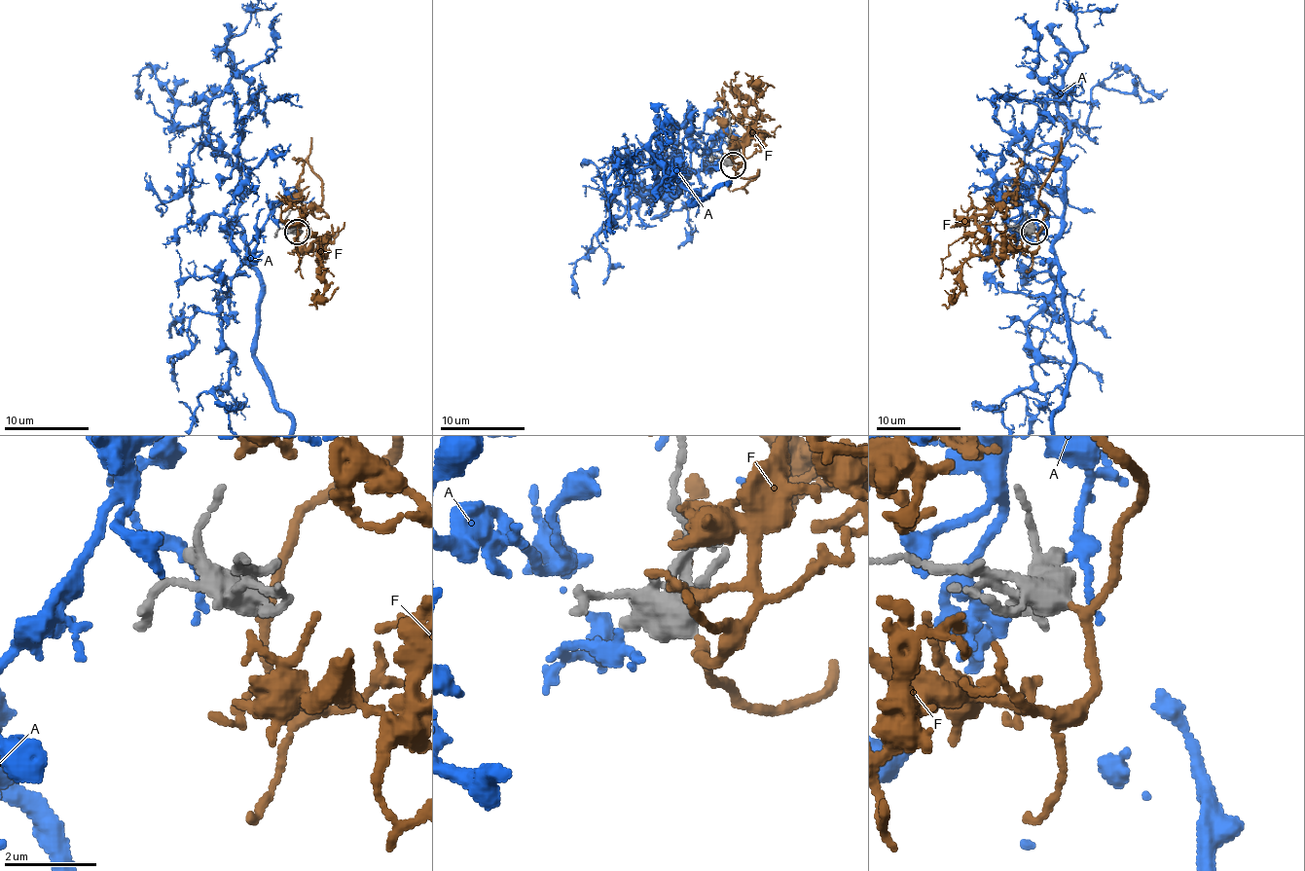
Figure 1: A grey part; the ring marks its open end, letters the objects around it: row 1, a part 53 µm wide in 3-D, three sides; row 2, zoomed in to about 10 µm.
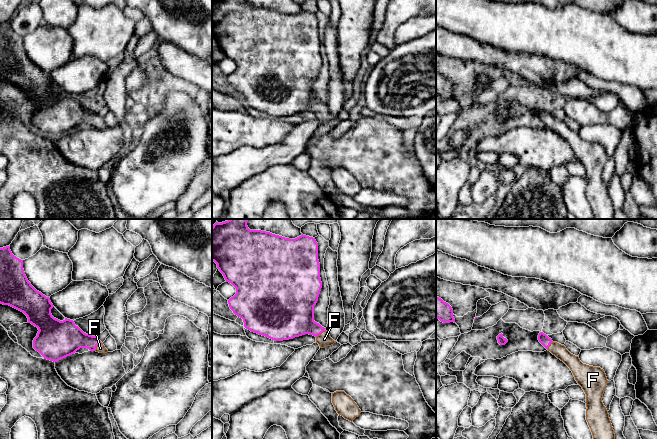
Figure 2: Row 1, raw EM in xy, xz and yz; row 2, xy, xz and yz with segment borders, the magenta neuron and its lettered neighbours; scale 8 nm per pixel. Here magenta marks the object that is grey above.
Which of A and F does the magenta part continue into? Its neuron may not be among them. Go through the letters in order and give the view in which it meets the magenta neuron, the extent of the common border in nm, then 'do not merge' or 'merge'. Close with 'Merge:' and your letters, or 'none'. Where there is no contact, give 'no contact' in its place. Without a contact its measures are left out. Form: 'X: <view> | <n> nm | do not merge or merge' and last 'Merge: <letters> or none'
A: no contact | do not merge
F: xy | 90 nm | merge
Merge: F

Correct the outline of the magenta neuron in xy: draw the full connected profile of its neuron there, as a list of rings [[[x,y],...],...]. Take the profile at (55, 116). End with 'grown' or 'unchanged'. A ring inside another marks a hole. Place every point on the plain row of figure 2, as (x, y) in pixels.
[[[9,22],[0,24],[0,80],[23,88],[28,98],[38,104],[33,124],[44,135],[56,138],[80,124],[107,129],[97,112],[84,109],[73,96],[60,97],[51,90],[49,73],[37,67],[28,57],[23,36],[14,32]]] | grown

